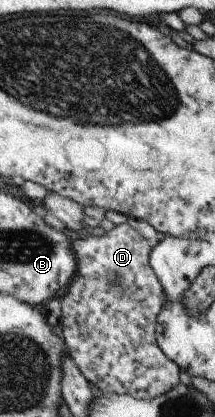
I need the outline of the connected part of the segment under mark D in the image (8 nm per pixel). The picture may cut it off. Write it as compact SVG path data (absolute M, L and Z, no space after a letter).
M121 223L114 225L110 230L106 231L101 236L97 237L80 237L73 235L70 238L69 245L75 258L75 271L71 281L67 284L65 294L60 298L60 320L58 329L63 336L63 344L67 348L68 355L72 359L72 362L77 366L80 374L91 384L92 388L98 393L102 394L119 394L128 395L135 399L150 400L164 394L172 387L180 384L178 381L179 368L169 359L164 356L164 353L158 348L155 341L155 320L159 310L163 306L165 300L165 294L163 288L155 277L154 271L149 263L149 252L151 247L144 237L140 236L132 227L127 223Z

